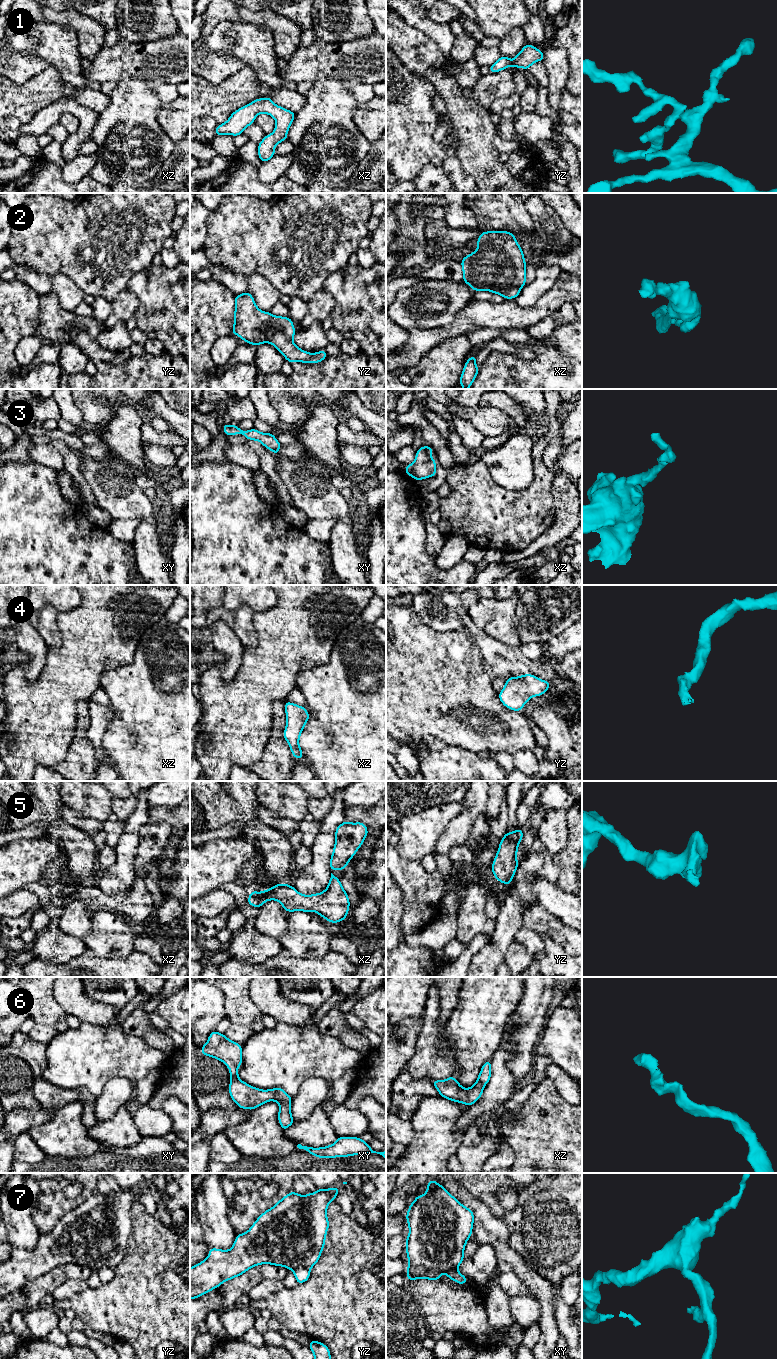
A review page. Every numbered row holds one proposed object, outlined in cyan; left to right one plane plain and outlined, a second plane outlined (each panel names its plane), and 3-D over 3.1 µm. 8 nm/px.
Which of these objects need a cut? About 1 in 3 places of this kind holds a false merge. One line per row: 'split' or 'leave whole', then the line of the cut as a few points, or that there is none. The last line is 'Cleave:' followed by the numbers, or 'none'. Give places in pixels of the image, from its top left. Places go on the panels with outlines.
1: leave whole; cut none
2: leave whole; cut none
3: leave whole; cut none
4: leave whole; cut none
5: leave whole; cut none
6: leave whole; cut none
7: split; cut xy (409, 1264), (424, 1266), (441, 1272)
Cleave: 7

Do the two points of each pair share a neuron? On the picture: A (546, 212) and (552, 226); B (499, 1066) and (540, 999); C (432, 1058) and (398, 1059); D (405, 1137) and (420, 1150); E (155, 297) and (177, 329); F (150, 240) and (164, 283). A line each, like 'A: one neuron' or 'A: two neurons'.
A: one neuron
B: two neurons
C: two neurons
D: two neurons
E: one neuron
F: two neurons

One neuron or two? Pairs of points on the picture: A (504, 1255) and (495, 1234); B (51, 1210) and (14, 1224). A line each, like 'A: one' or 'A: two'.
A: one
B: two

